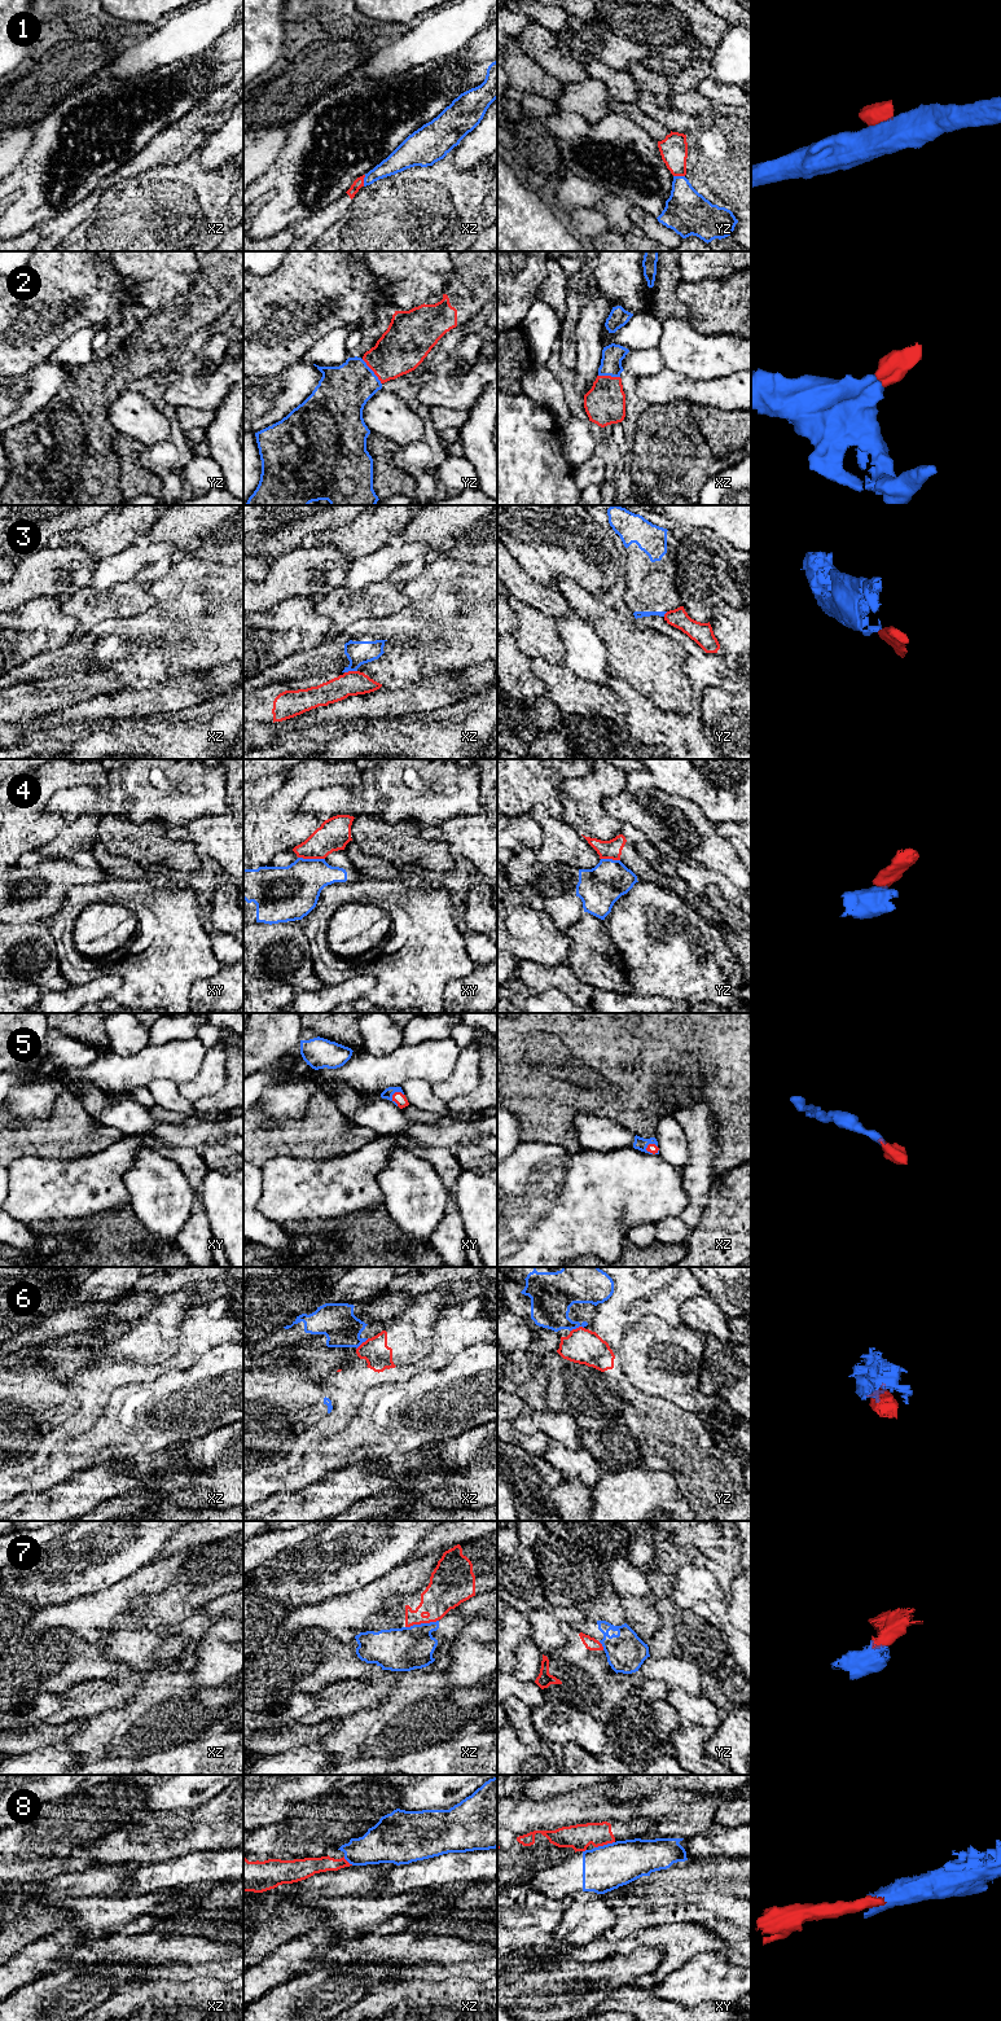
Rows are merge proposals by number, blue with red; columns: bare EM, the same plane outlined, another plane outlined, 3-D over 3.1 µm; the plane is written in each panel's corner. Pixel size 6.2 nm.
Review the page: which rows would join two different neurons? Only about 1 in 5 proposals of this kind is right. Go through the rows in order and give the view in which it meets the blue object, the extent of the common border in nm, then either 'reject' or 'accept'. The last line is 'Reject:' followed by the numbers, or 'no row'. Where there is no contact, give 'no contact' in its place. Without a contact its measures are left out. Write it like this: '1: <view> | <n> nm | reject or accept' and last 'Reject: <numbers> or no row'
1: xz | 70 nm | reject
2: yz | 200 nm | accept
3: xz | 80 nm | reject
4: xy | 170 nm | reject
5: xy | 100 nm | accept
6: yz | 80 nm | reject
7: xz | 220 nm | reject
8: xy | 130 nm | reject
Reject: 1, 3, 4, 6, 7, 8

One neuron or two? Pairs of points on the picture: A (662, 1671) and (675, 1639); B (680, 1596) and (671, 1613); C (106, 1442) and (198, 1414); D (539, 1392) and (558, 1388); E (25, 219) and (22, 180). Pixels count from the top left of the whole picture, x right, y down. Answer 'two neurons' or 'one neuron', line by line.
A: two neurons
B: two neurons
C: one neuron
D: two neurons
E: one neuron

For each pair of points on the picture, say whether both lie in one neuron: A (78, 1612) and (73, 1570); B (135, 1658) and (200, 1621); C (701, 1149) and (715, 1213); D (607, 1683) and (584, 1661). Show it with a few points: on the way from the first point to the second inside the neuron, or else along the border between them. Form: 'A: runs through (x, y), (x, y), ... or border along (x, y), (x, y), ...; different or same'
A: border along (105, 1586), (96, 1592), (48, 1607); different
B: runs through (150, 1649), (161, 1648), (184, 1636); same
C: border along (716, 1173), (712, 1179), (708, 1200), (699, 1218); different
D: runs through (602, 1679), (589, 1666); same

